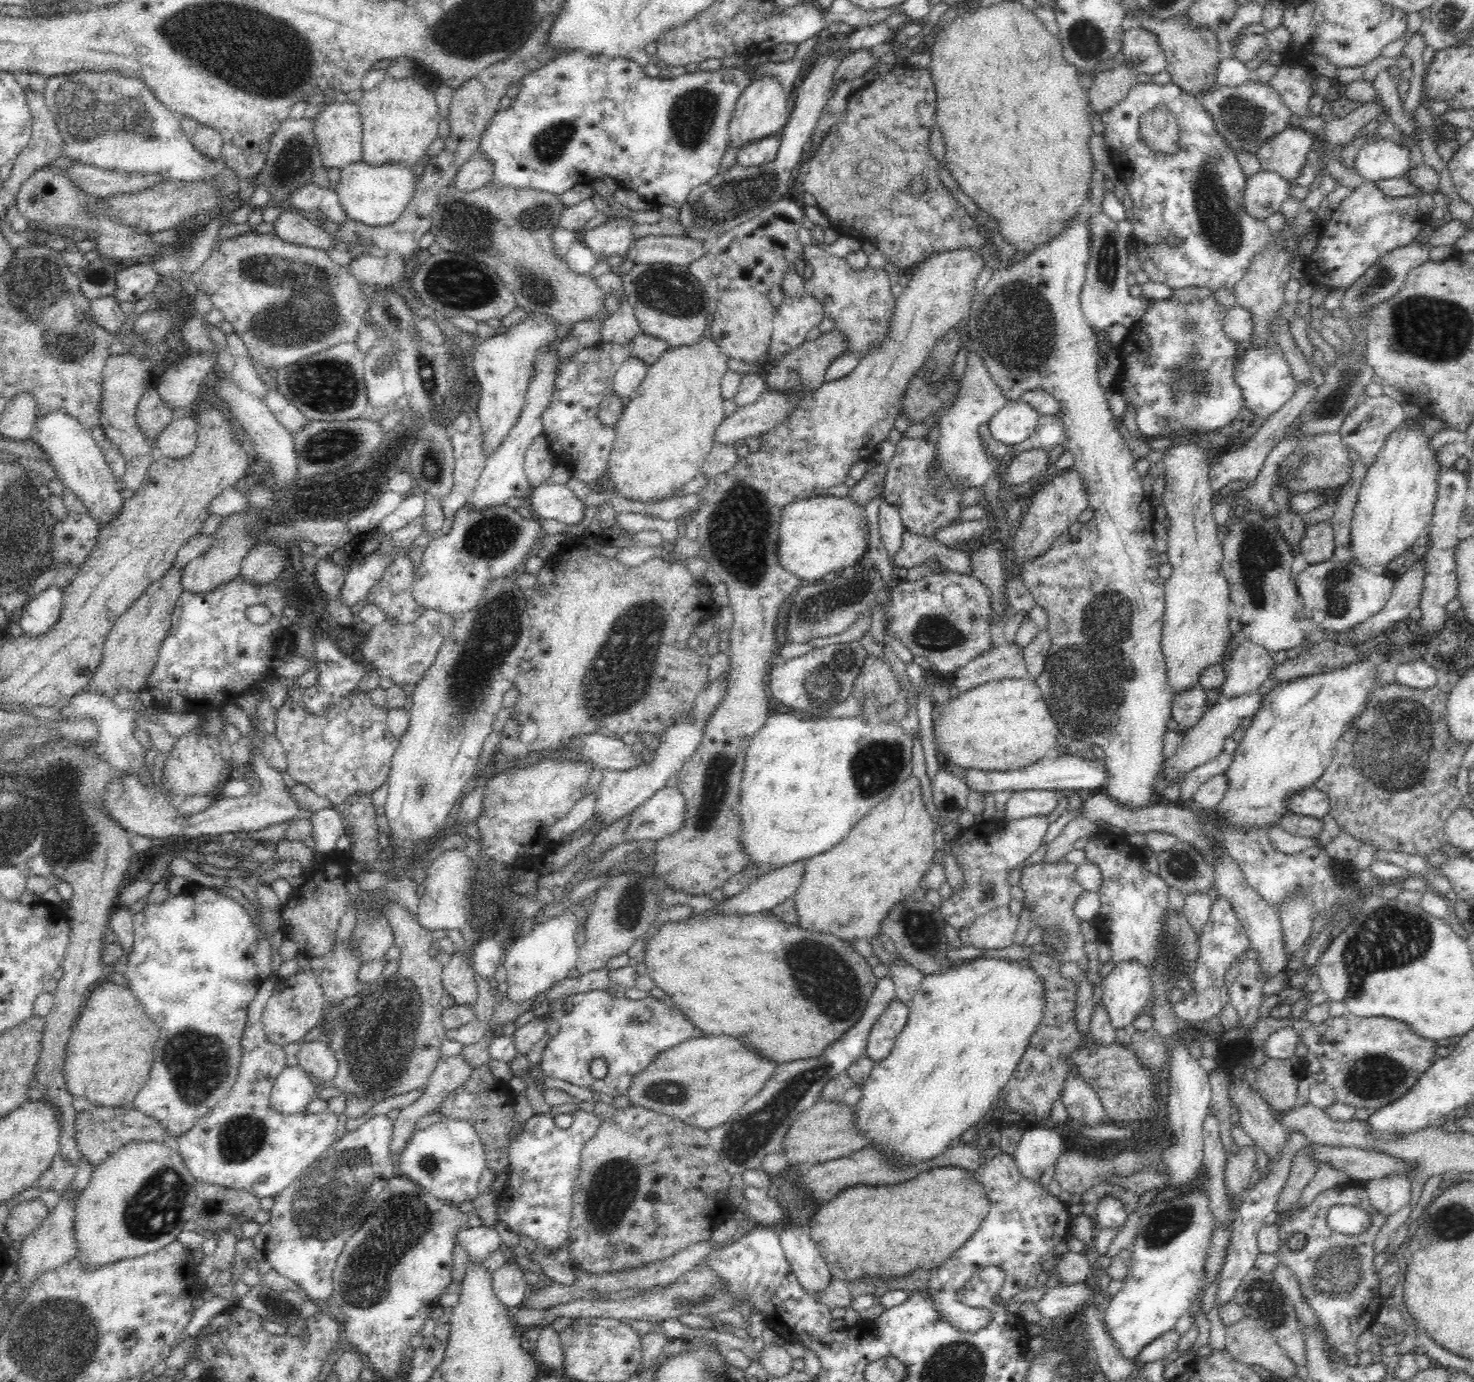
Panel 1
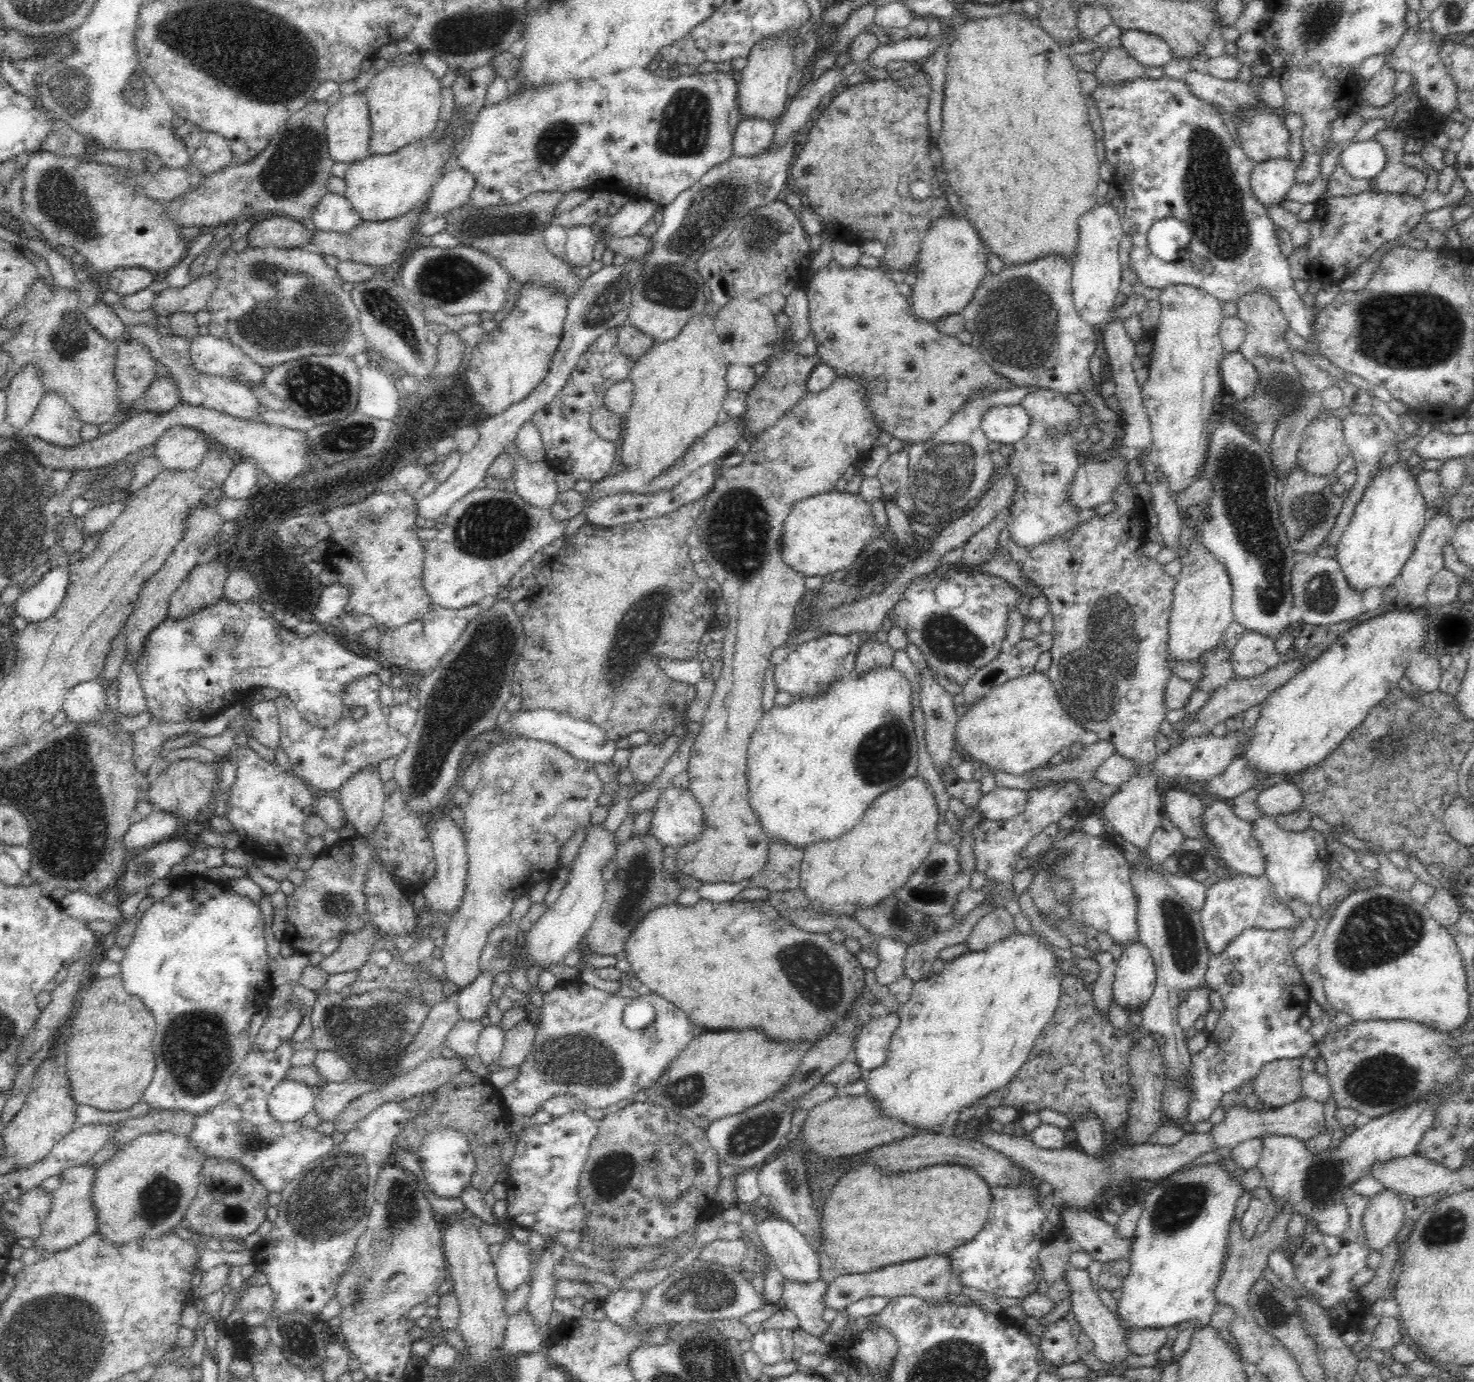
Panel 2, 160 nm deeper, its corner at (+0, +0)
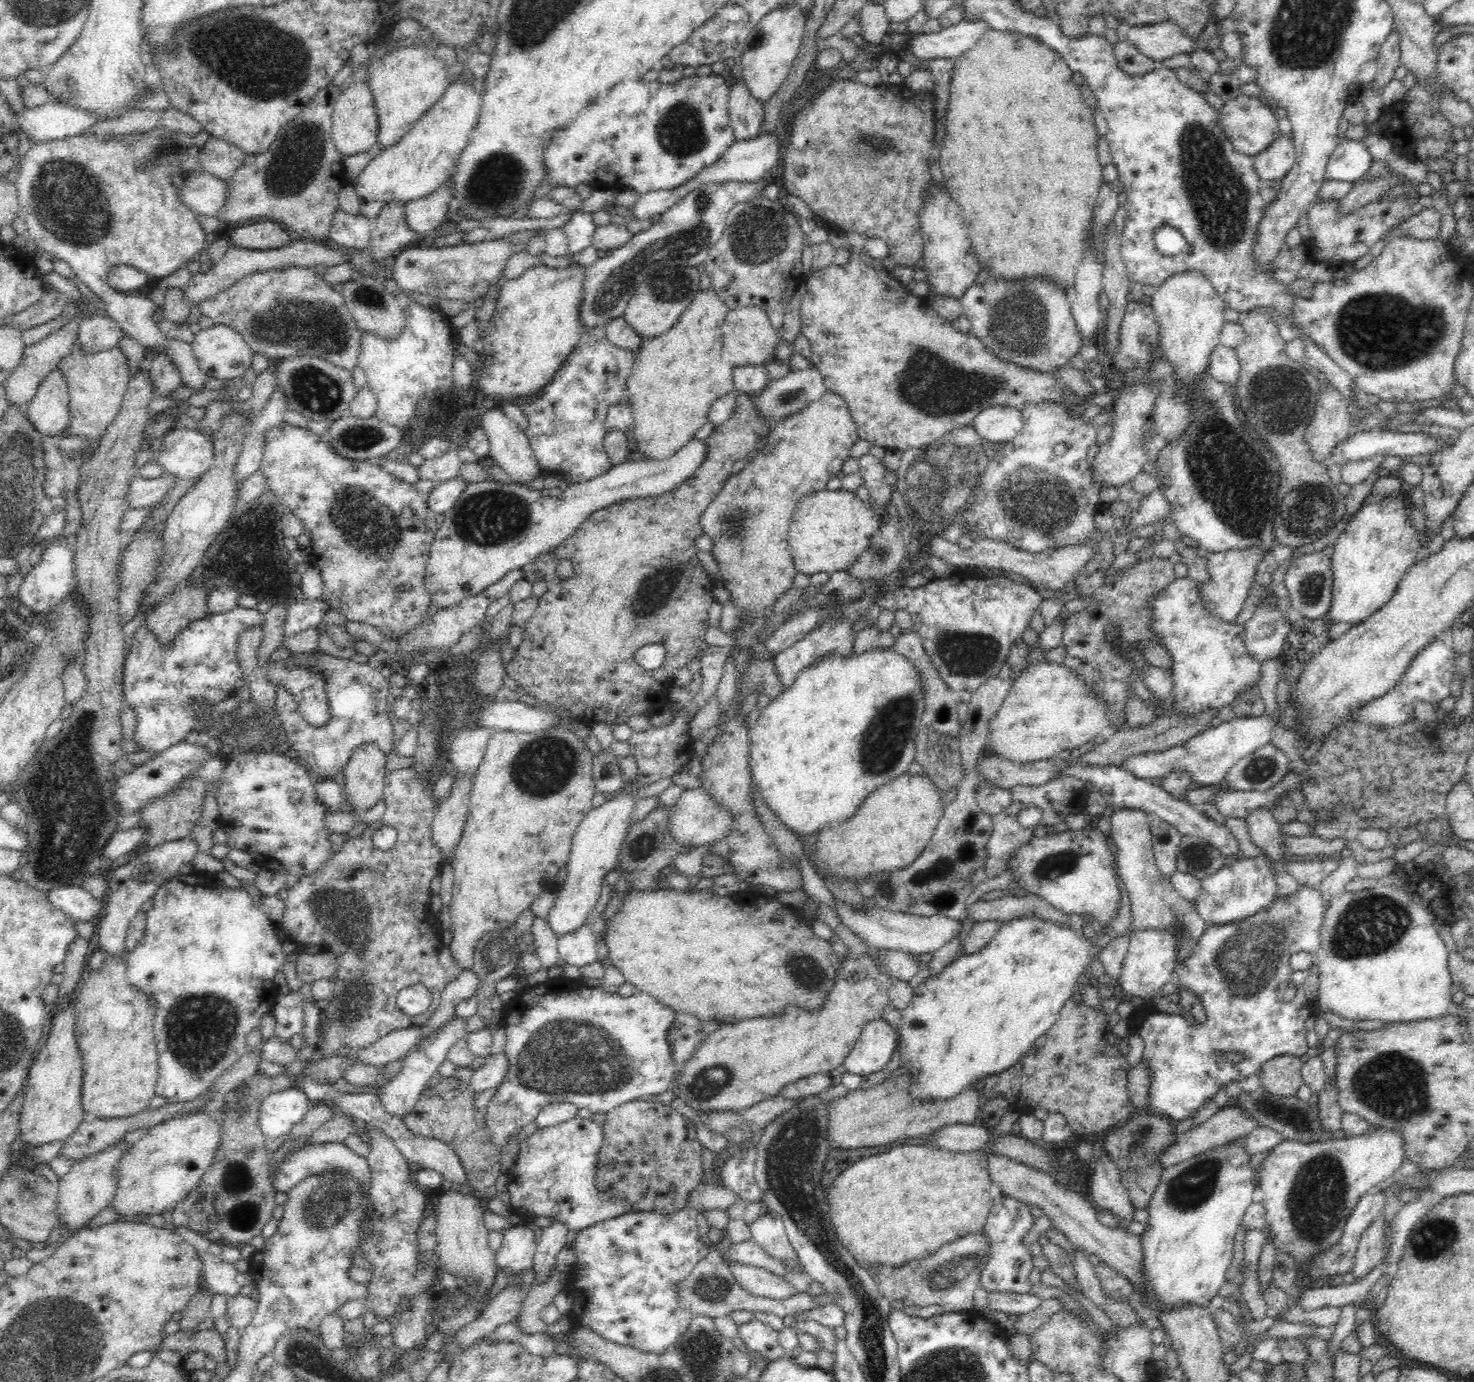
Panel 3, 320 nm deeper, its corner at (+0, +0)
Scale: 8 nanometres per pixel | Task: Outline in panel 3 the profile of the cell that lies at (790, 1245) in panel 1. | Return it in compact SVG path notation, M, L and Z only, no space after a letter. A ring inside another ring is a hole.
M764 1211L748 1223L750 1238L760 1245L772 1259L788 1262L790 1267L801 1268L796 1251L790 1248L783 1220Z

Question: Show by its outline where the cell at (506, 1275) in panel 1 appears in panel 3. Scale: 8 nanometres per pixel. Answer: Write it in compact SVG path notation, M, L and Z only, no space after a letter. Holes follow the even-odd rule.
M527 1222L510 1226L503 1231L501 1247L495 1252L498 1269L511 1275L521 1275L533 1268L539 1233L532 1230Z

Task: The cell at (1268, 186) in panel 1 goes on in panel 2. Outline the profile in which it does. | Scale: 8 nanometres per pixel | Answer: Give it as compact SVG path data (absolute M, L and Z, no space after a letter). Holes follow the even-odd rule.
M1290 156L1256 162L1251 172L1254 196L1267 208L1274 202L1282 202L1284 194L1294 185L1295 170L1296 165Z

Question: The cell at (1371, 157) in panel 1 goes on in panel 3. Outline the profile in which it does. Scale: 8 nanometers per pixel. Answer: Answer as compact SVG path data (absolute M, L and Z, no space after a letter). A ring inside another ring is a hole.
M1346 139L1334 149L1326 164L1324 180L1352 182L1366 174L1372 162L1370 152L1359 140Z

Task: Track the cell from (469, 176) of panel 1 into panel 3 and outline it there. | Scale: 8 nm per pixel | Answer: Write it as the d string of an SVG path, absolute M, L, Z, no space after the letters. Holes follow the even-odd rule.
M442 183L433 193L430 193L424 198L410 200L404 204L404 219L408 229L416 233L416 238L431 239L436 236L429 232L436 229L438 226L446 223L451 218L451 205L452 205L452 191L446 183Z

